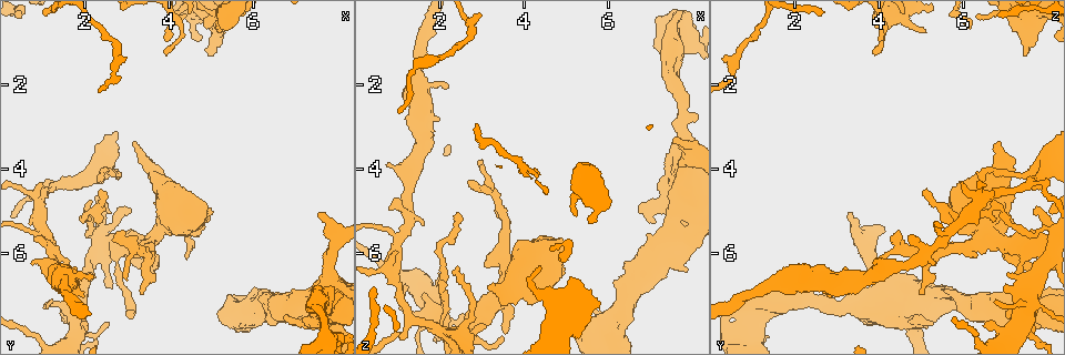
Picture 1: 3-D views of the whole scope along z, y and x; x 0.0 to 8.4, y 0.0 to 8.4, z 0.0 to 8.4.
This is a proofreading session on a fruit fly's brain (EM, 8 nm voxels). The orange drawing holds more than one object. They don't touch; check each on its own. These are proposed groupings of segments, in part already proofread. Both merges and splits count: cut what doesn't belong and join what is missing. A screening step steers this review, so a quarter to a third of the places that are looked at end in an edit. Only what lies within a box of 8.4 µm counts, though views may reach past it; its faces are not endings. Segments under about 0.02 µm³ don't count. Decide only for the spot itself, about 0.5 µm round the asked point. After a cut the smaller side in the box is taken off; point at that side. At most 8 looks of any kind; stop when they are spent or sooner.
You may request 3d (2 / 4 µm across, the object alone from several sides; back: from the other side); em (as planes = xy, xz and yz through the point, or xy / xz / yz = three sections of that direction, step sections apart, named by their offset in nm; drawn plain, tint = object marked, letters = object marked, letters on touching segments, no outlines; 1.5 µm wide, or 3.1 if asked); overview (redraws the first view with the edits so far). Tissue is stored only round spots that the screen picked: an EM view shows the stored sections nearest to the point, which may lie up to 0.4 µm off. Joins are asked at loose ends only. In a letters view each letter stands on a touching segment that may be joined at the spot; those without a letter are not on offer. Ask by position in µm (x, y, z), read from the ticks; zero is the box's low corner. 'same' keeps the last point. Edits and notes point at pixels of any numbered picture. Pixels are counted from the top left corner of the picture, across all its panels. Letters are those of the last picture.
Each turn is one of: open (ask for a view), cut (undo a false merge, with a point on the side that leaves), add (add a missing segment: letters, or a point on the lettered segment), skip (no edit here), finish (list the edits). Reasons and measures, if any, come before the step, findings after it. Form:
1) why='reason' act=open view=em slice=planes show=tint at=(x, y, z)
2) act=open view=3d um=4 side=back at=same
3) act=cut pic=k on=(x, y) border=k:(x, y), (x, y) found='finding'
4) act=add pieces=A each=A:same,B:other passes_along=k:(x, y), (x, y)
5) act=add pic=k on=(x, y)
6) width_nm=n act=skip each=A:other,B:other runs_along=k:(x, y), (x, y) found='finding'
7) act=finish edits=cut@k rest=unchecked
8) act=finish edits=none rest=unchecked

why='free end' act=open view=3d um=4 at=(7.45, 5.10, 3.30)

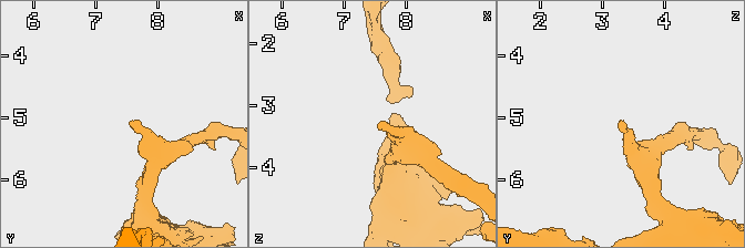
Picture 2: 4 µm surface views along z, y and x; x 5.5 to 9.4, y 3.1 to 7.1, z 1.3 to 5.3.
why='need the tissue' act=open view=em slice=planes show=tint at=(7.50, 5.05, 3.30)

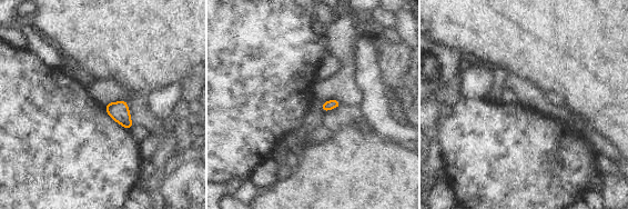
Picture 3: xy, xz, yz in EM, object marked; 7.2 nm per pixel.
act=open view=em slice=planes show=letters at=same

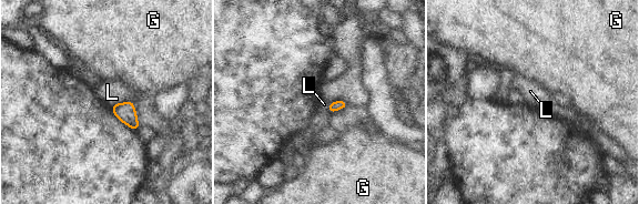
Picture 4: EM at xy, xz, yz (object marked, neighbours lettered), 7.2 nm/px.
act=skip each=G:other,L:other border=4:(133, 101), (118, 102), (111, 106) found='no lettered segment goes on from it'

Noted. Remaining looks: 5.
why='calibre changes' act=open view=em slice=xz step=8 show=tint at=(0.70, 7.90, 6.30)

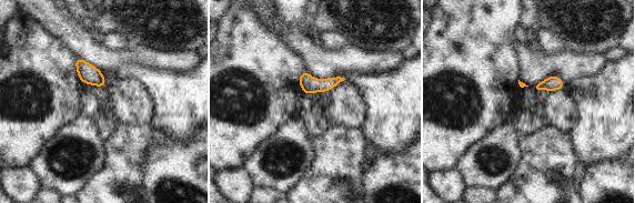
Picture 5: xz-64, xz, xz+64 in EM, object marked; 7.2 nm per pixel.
act=open view=em slice=planes show=letters at=same

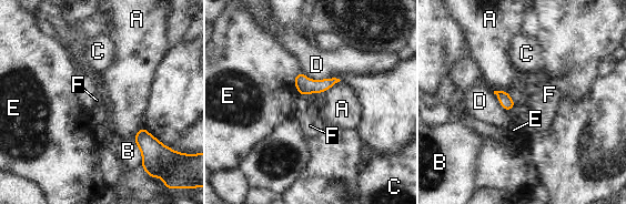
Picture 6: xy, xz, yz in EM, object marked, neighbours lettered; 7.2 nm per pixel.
act=skip each=A:other,B:other,C:other,D:other,E:other,F:other border=6:(506, 91), (515, 103) found='one cell here'

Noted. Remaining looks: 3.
why='tapers out' act=open view=3d um=2 at=(3.05, 7.40, 7.00)

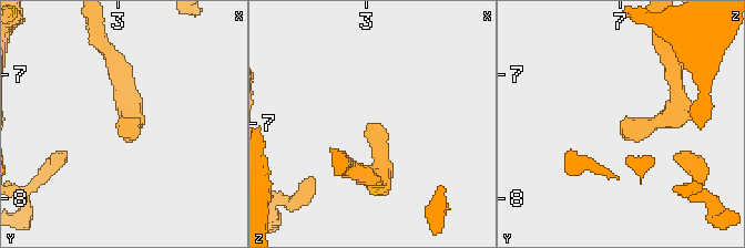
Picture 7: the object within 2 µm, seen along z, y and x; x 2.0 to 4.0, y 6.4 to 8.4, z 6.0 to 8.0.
act=open view=em slice=planes show=letters at=(3.04, 7.40, 6.98)

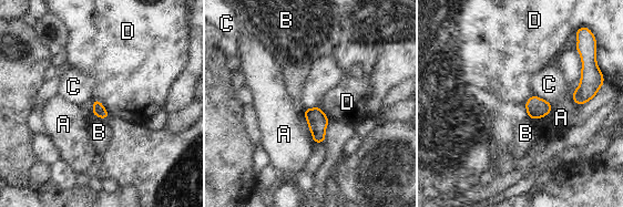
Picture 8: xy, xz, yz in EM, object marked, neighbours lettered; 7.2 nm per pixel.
width_nm=90 act=skip each=A:other,B:other,C:other,D:other border=8:(92, 99), (96, 99), (110, 115) found='none of them fits'

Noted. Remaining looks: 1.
act=finish edits=none rest=unchecked

